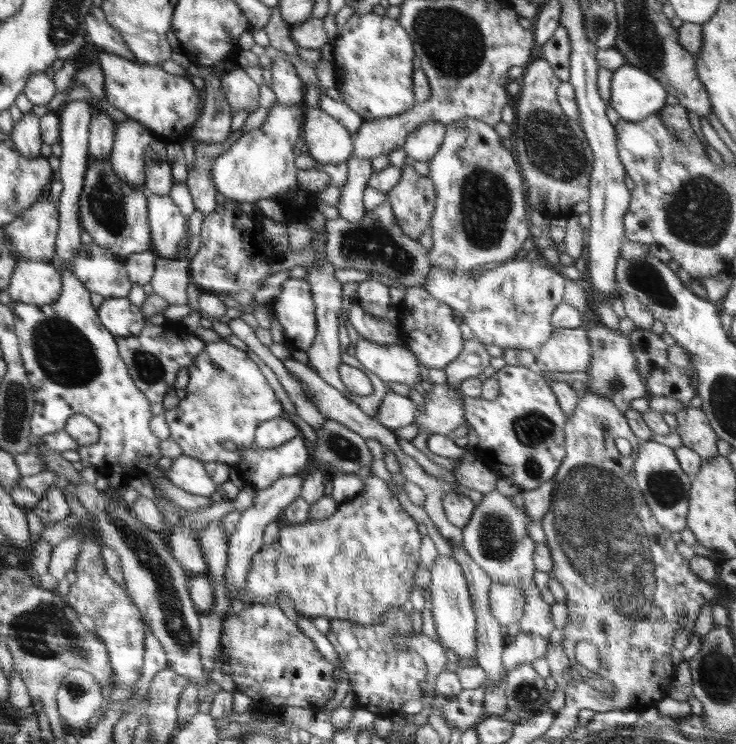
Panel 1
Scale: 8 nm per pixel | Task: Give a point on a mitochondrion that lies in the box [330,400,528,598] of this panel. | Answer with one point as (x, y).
(496, 538)

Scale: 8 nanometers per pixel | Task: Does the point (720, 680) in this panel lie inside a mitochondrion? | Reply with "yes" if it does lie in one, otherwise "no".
yes

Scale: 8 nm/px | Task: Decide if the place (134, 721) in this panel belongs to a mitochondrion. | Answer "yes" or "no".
no

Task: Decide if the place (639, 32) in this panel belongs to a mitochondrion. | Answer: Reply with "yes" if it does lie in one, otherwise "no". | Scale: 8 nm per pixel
yes

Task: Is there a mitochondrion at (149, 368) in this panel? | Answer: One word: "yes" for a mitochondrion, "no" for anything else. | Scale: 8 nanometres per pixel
yes

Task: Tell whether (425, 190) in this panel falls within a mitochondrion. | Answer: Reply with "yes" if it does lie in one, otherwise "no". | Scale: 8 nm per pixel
no

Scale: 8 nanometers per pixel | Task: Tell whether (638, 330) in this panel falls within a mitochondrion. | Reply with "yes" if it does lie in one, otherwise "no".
no

